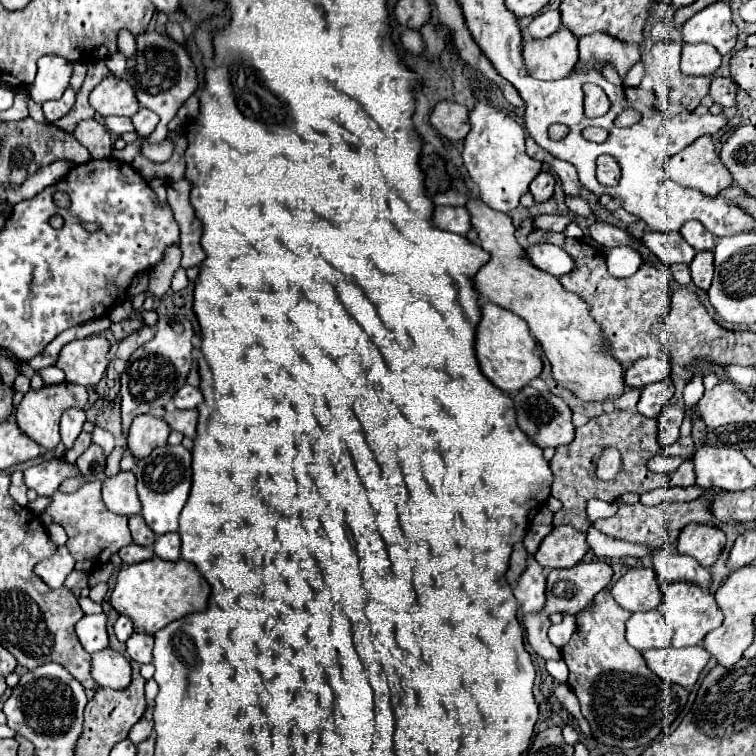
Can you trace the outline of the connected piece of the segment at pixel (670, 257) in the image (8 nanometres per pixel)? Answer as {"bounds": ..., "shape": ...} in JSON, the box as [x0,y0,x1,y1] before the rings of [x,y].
{"bounds":[642,232,696,266],"shape":[[[648,232],[644,234],[642,242],[666,266],[676,264],[676,262],[690,264],[692,258],[696,256],[696,250],[692,250],[692,246],[688,246],[688,242],[678,232],[666,232],[666,234]]]}

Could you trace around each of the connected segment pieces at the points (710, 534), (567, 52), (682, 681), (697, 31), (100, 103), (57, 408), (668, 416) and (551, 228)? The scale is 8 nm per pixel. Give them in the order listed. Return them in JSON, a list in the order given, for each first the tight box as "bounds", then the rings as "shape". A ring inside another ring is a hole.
[{"bounds":[676,524,726,568],"shape":[[[690,524],[680,532],[676,548],[680,554],[696,558],[700,566],[710,568],[724,550],[724,544],[726,536],[720,528],[706,524]]]},{"bounds":[524,28,578,80],"shape":[[[566,28],[544,40],[524,34],[524,62],[538,80],[566,78],[578,62],[578,38]]]},{"bounds":[642,646,710,688],"shape":[[[702,646],[688,648],[660,648],[660,650],[644,650],[642,652],[646,666],[658,674],[664,682],[674,682],[684,688],[692,688],[704,670],[710,654]]]},{"bounds":[682,2,738,54],"shape":[[[714,2],[688,18],[682,26],[684,42],[708,42],[720,54],[728,54],[736,44],[738,28],[732,22],[728,2]]]},{"bounds":[90,74,140,116],"shape":[[[112,74],[90,92],[90,104],[102,116],[132,116],[140,108],[132,86]]]},{"bounds":[16,382,88,450],"shape":[[[62,382],[62,384],[54,384],[54,386],[44,386],[38,392],[30,390],[20,406],[16,408],[16,420],[20,430],[24,430],[24,434],[28,434],[28,438],[32,438],[40,448],[44,450],[52,450],[58,446],[60,442],[60,432],[58,432],[58,422],[64,410],[68,410],[68,406],[74,408],[82,408],[88,400],[88,392],[84,386],[78,384],[70,384],[70,382]]]},{"bounds":[658,406,684,446],"shape":[[[664,406],[658,414],[658,442],[660,446],[670,446],[680,438],[680,424],[684,420],[684,410],[678,406]]]},{"bounds":[534,214,572,232],"shape":[[[544,214],[544,216],[536,216],[534,228],[548,230],[548,232],[564,232],[570,222],[572,220],[568,216],[562,216],[562,214],[548,214],[548,216]]]}]

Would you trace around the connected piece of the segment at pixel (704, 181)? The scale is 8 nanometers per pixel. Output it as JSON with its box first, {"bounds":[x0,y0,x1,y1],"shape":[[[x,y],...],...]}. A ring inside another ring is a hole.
{"bounds":[664,136,734,196],"shape":[[[710,136],[698,138],[682,152],[673,155],[664,169],[669,178],[680,186],[696,188],[708,196],[718,196],[720,190],[734,184],[734,178],[720,162]]]}

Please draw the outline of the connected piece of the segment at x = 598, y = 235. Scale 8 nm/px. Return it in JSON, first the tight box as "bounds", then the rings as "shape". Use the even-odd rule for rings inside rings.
{"bounds":[588,222,634,246],"shape":[[[594,222],[588,226],[588,232],[590,232],[590,238],[596,240],[598,244],[602,246],[622,246],[622,244],[634,244],[634,238],[612,226],[612,224],[606,224],[606,222]]]}

